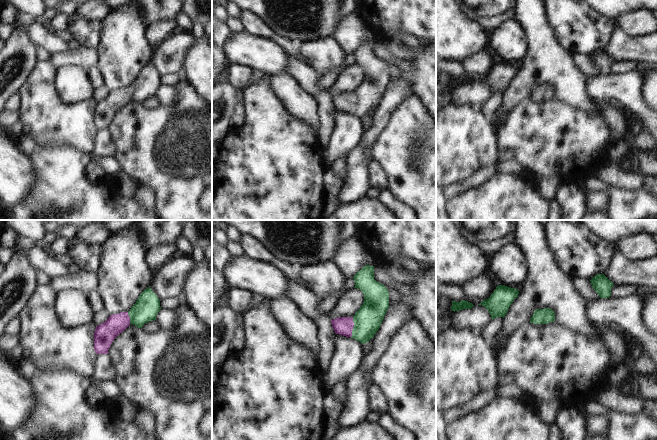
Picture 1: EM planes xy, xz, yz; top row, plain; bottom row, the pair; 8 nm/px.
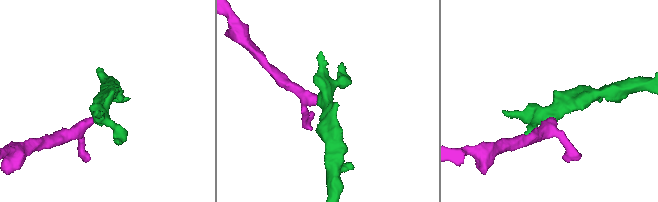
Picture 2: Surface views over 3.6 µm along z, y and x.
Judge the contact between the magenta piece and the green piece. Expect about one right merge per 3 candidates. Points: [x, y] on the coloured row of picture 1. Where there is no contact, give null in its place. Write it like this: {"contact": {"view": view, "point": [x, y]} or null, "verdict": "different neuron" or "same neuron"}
{"contact": {"view": "xz", "point": [353, 326]}, "verdict": "same neuron"}

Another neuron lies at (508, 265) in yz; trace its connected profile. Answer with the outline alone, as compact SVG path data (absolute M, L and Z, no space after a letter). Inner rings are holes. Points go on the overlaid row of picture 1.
M515 244L501 246L491 256L489 272L499 285L519 290L527 277L527 259L524 252Z

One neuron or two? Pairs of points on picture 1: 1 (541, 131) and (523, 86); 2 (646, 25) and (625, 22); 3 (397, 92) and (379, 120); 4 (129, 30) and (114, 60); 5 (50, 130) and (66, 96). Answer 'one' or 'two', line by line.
1: two
2: one
3: one
4: one
5: two

